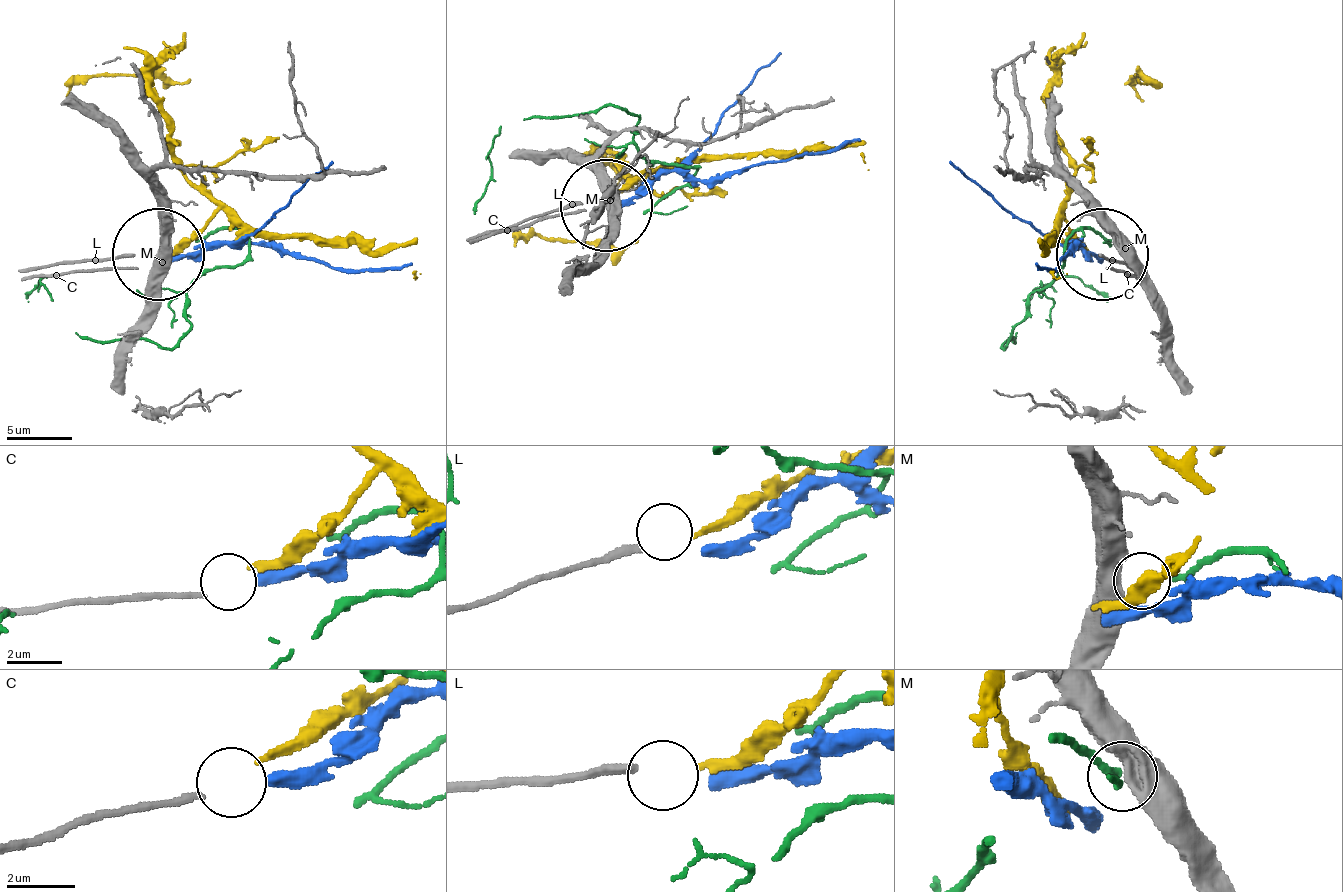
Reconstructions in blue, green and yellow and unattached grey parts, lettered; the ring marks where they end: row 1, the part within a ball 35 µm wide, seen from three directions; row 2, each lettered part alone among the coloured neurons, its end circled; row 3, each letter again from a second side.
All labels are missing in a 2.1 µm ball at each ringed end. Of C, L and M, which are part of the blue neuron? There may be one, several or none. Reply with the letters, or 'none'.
C

